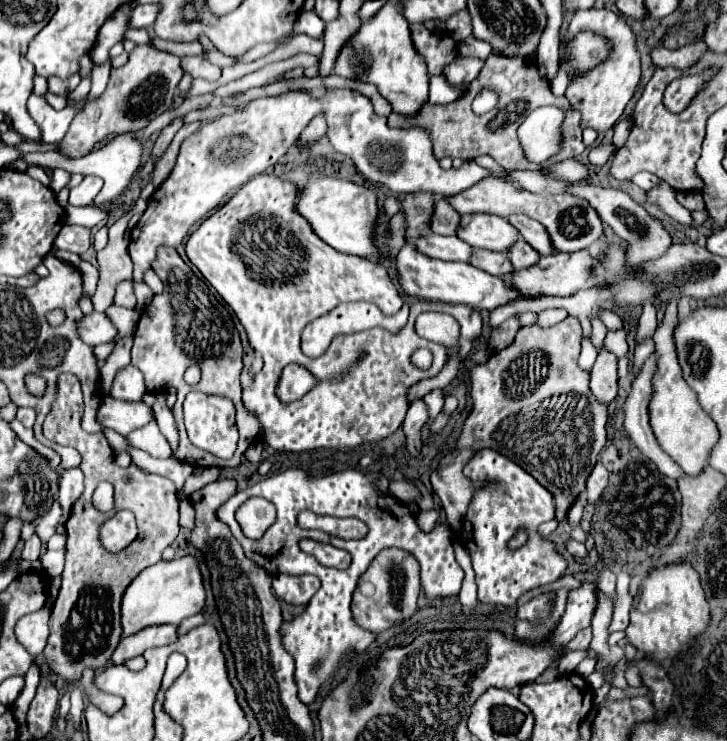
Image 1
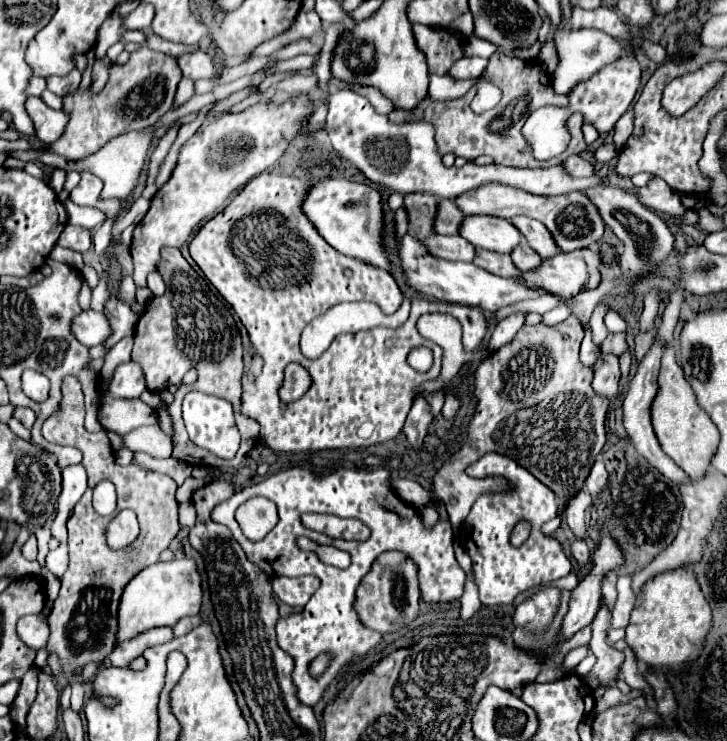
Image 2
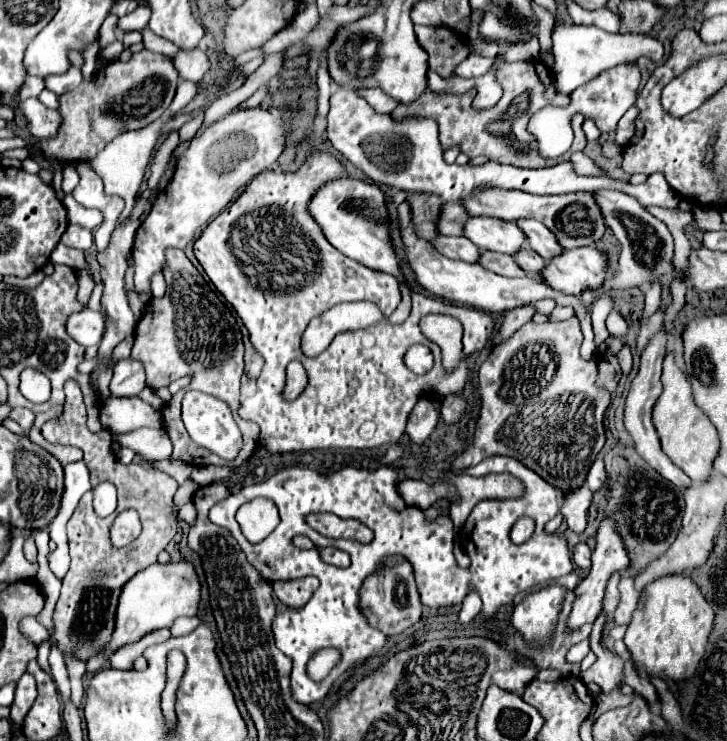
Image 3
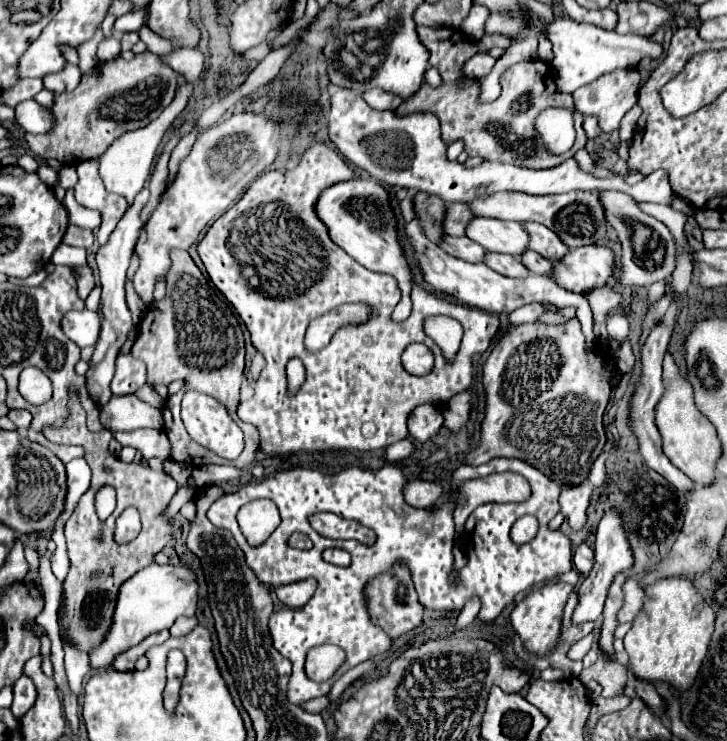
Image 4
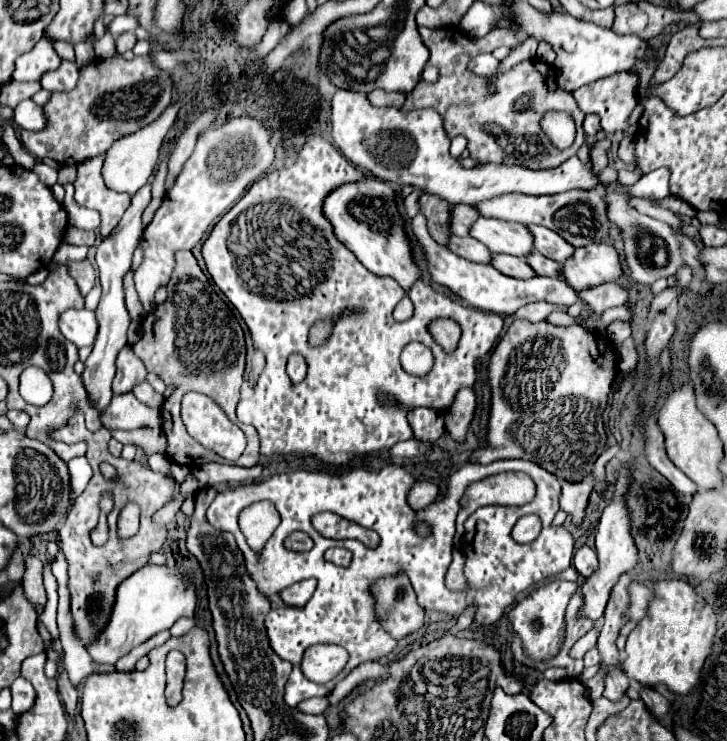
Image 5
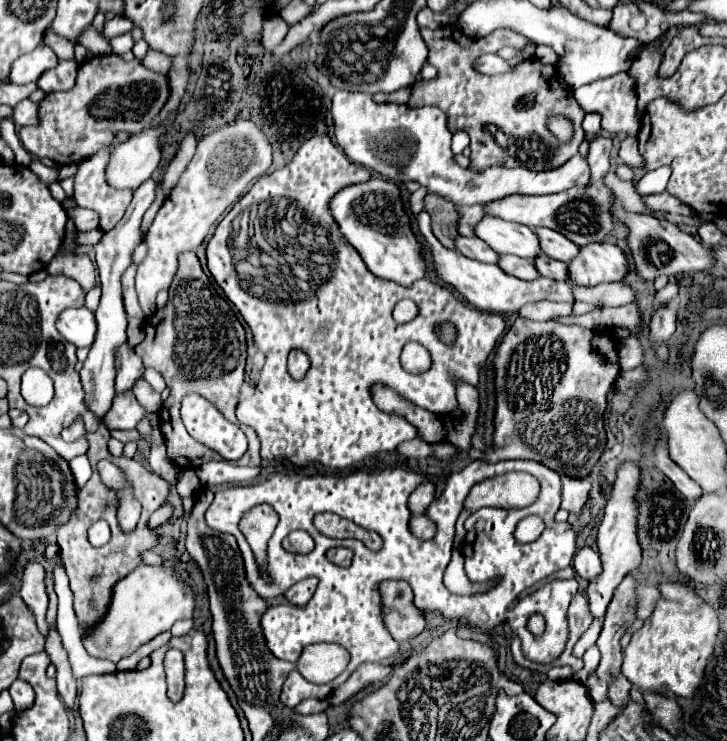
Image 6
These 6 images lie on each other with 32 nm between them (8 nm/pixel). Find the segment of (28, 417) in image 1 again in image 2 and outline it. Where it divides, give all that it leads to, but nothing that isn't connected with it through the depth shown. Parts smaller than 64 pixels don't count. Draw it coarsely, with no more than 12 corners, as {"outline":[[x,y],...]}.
{"outline":[[16,408],[12,414],[24,428],[32,428],[34,412]]}

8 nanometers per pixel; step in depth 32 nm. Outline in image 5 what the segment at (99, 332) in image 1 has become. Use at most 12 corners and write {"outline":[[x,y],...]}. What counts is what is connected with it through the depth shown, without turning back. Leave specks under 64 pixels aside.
{"outline":[[66,310],[58,320],[66,340],[92,346],[98,322],[92,310]]}

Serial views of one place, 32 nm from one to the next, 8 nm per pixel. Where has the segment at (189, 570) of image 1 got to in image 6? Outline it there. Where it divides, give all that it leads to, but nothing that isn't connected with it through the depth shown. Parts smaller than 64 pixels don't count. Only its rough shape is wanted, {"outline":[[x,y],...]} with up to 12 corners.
{"outline":[[138,566],[112,588],[108,612],[82,630],[94,658],[130,656],[194,596],[164,566]]}

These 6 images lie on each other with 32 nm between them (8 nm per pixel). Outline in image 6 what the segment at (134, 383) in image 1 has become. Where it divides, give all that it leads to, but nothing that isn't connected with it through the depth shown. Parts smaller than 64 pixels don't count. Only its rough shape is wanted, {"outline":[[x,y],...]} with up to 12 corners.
{"outline":[[116,348],[116,392],[126,392],[144,374],[134,348]]}

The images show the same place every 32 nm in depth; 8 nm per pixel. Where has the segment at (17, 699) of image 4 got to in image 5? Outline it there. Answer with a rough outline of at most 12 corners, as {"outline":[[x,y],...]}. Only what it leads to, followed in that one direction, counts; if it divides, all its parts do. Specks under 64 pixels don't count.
{"outline":[[26,680],[10,686],[14,714],[34,704],[34,688]]}

